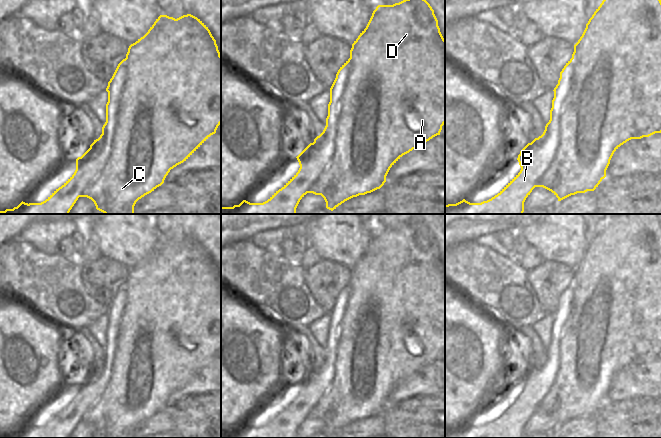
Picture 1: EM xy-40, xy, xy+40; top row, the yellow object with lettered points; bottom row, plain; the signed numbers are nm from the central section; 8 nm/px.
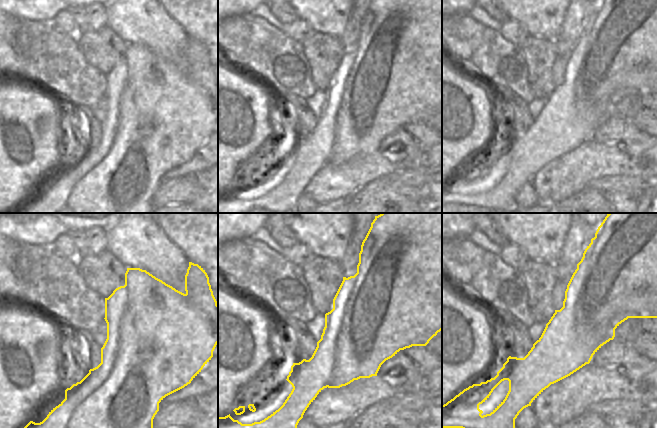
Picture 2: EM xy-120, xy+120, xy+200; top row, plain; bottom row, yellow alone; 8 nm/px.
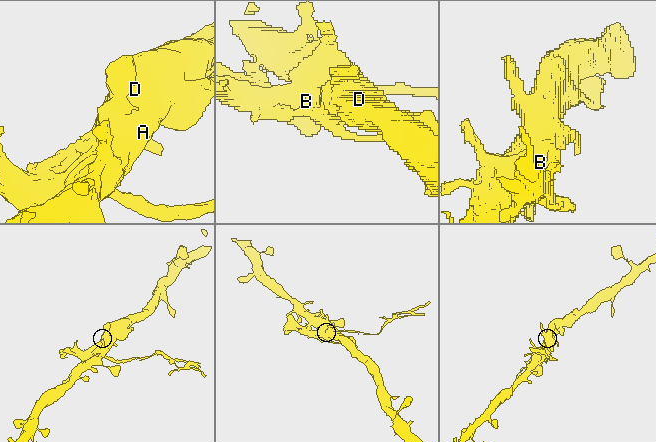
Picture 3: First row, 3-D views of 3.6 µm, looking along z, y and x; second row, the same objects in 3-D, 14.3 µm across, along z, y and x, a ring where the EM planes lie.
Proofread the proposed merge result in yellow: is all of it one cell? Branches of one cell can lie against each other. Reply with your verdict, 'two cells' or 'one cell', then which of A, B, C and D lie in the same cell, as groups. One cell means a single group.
two cells; groups A C D / B

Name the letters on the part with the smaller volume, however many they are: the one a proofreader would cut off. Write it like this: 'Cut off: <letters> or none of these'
Cut off: B

